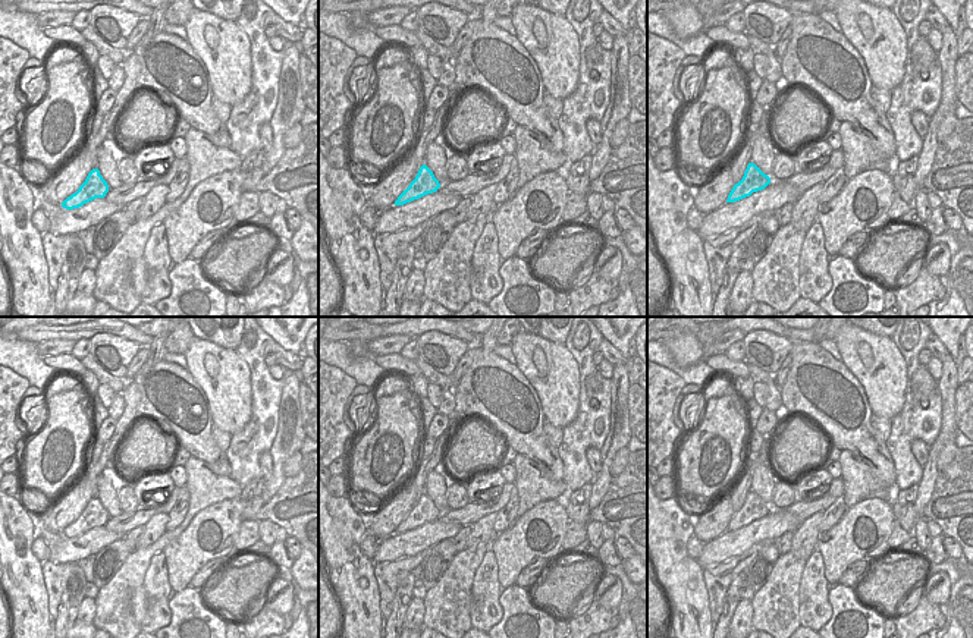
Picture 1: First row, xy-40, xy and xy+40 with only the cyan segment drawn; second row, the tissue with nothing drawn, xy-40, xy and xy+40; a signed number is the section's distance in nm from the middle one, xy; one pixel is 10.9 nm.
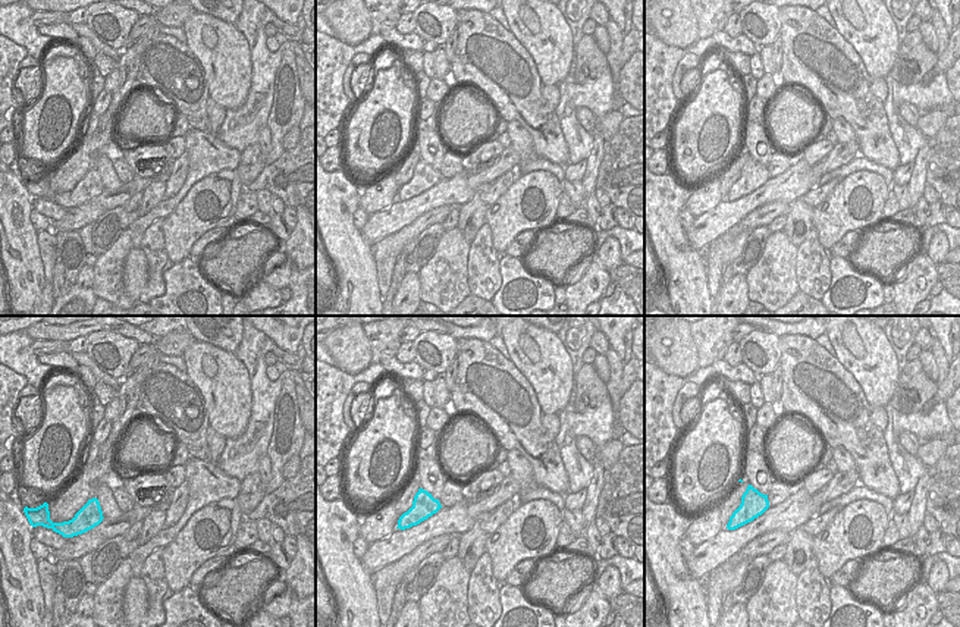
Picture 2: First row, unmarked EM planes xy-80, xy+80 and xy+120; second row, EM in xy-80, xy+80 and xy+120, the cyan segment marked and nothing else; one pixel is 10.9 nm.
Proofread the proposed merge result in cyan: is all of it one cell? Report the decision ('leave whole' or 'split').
split

